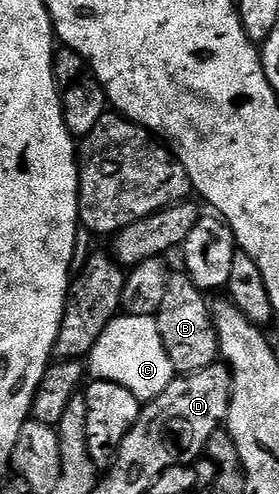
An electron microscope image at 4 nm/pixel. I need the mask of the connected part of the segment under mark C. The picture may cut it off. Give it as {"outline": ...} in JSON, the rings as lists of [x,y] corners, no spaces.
{"outline":[[[142,315],[116,316],[88,353],[86,369],[97,381],[109,381],[118,383],[118,387],[126,387],[126,391],[130,391],[130,395],[137,397],[141,403],[162,395],[174,379],[170,355],[166,355],[155,317]]]}

